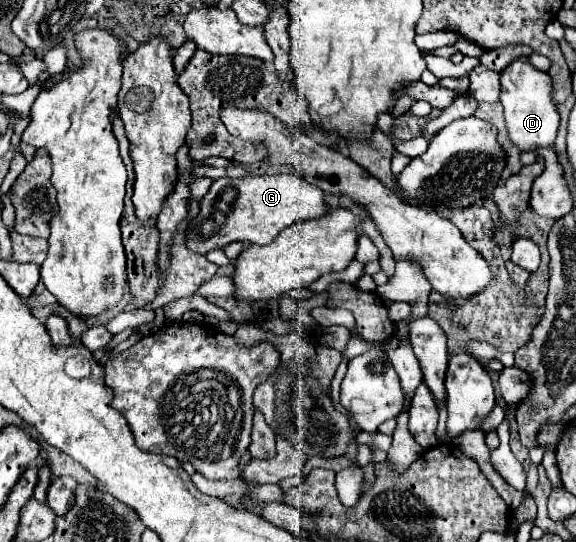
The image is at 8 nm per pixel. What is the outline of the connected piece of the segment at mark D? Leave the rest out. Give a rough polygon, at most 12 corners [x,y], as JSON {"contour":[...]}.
{"contour":[[525,58],[501,72],[509,140],[553,148],[559,114],[547,72]]}

